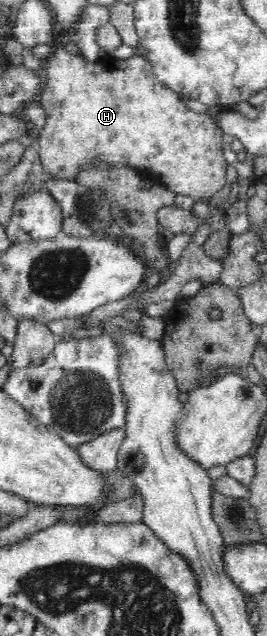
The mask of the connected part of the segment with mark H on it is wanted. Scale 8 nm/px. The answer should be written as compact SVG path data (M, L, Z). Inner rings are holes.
M66 45L64 47L59 47L59 49L55 49L55 52L52 52L47 59L44 60L42 73L44 79L43 83L40 85L40 105L45 110L46 120L42 130L38 134L40 144L39 157L41 160L41 166L44 171L47 171L47 173L50 173L53 176L74 180L76 173L83 166L88 166L93 160L99 158L99 161L105 160L105 162L129 164L129 166L135 168L150 181L161 182L165 187L170 188L176 194L193 194L193 196L197 198L197 201L202 201L203 198L206 198L205 195L212 196L225 186L227 177L226 169L229 165L224 158L223 136L219 136L221 130L216 127L214 121L212 121L207 114L200 114L191 110L179 98L179 94L177 92L163 85L163 82L157 78L157 74L153 71L152 65L147 57L134 54L129 59L121 60L106 55L100 60L92 62L77 52L72 45Z

